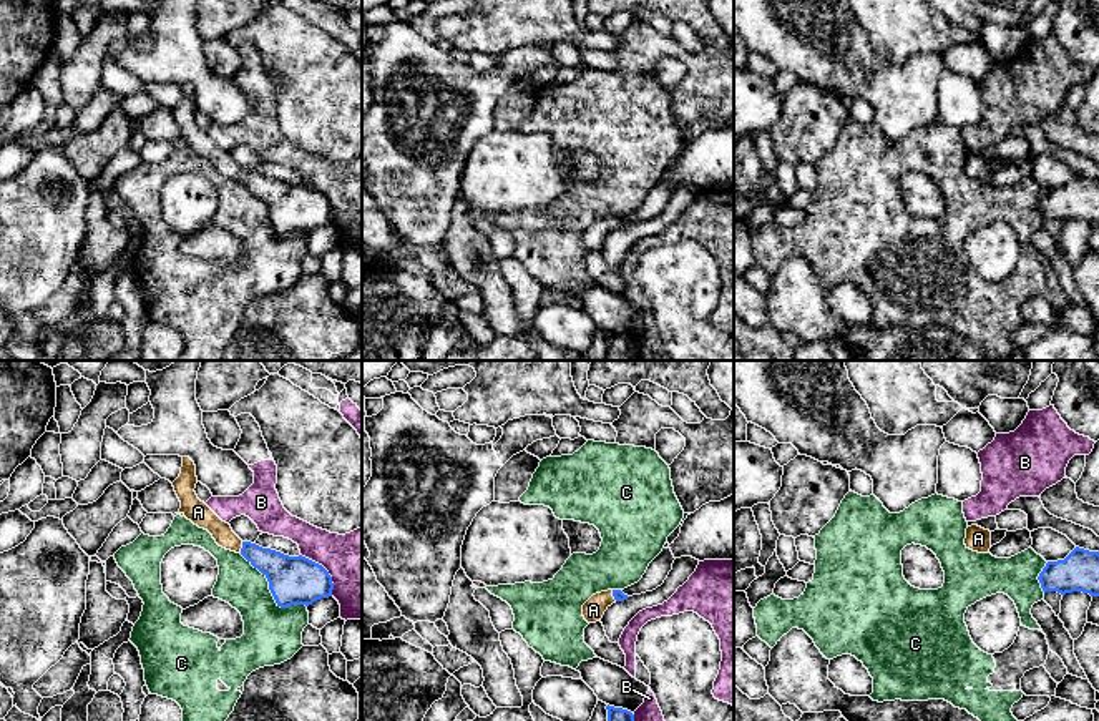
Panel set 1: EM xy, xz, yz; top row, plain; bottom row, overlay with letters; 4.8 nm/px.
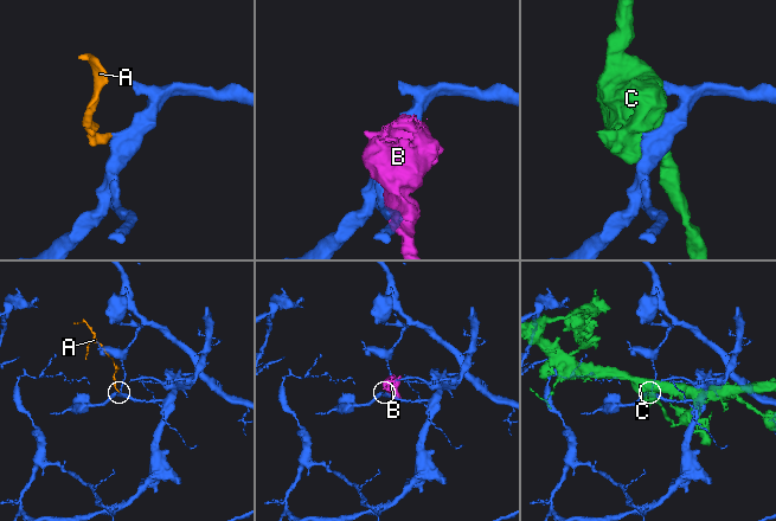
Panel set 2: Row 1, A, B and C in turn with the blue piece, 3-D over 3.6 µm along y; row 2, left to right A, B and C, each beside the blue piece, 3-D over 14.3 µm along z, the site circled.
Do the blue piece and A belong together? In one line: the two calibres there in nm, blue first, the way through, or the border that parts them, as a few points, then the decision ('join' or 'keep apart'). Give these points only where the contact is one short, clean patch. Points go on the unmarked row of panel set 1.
calibres 190 and 100 nm; way xy (286, 203), (243, 175), (231, 170), (203, 143); join

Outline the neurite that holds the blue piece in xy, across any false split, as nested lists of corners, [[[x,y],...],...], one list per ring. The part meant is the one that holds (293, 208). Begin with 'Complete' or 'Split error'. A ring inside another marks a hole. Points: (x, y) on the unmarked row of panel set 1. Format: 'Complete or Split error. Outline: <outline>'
Split error. Outline: [[[183,85],[179,105],[173,110],[181,130],[179,141],[199,156],[208,158],[216,171],[226,178],[241,181],[269,209],[269,218],[281,236],[292,233],[312,233],[320,226],[332,224],[334,211],[329,199],[299,183],[289,184],[281,179],[242,169],[194,120],[198,111],[196,93]]]

